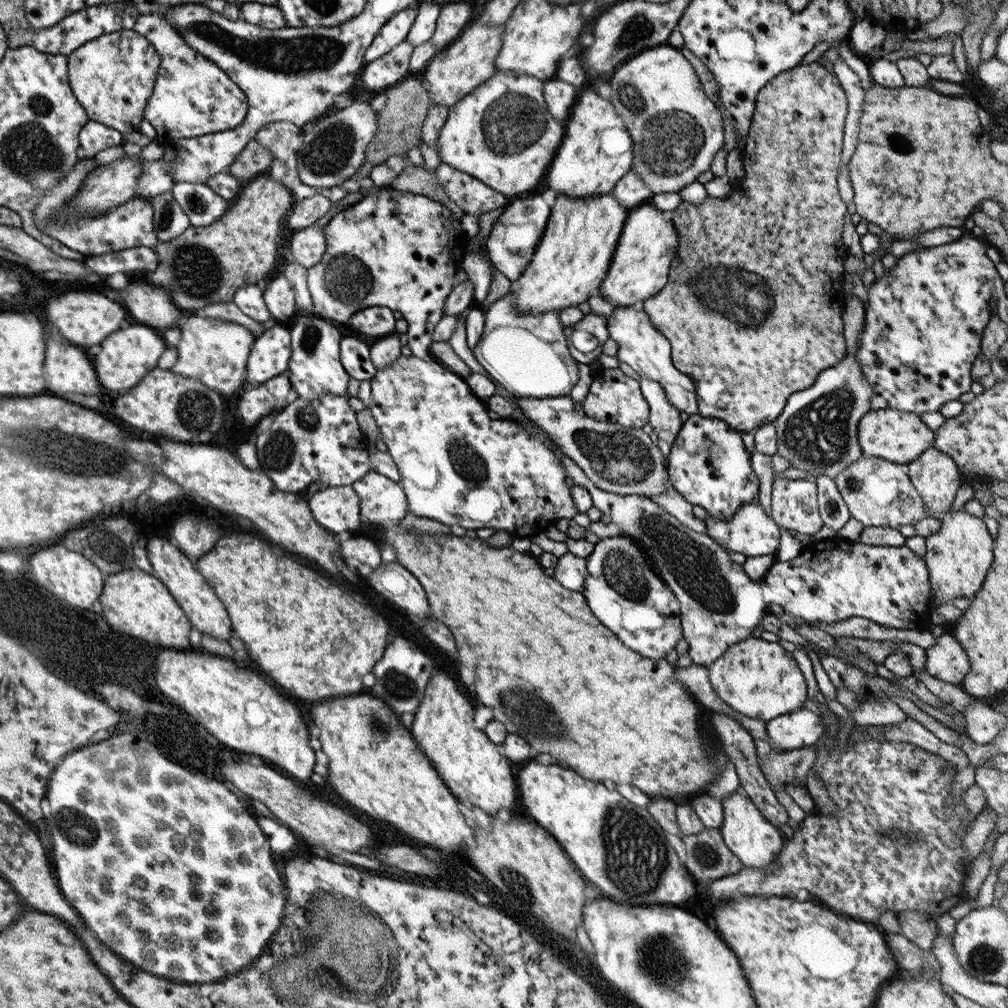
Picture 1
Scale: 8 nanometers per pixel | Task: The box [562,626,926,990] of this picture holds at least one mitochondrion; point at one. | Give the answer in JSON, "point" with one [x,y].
{"point":[633,864]}

